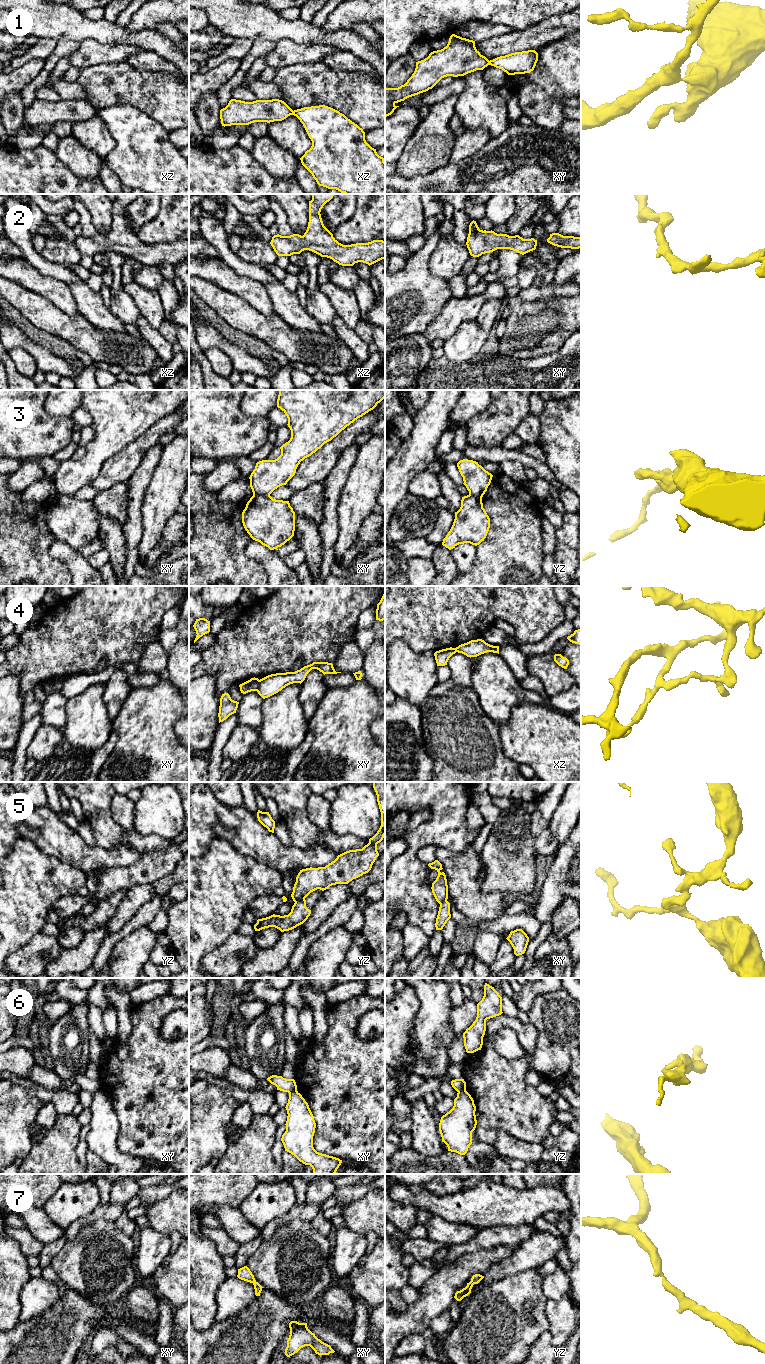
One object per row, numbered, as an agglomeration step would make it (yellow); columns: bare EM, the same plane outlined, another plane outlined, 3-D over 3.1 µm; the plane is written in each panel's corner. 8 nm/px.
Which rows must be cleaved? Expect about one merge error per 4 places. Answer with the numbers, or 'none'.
1, 3, 4, 5, 6

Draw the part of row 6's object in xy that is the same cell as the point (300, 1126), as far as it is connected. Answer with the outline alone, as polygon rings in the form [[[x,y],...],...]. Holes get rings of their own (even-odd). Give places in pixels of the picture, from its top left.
[[[297,1090],[289,1093],[285,1108],[288,1116],[286,1131],[281,1138],[285,1151],[294,1155],[303,1164],[310,1165],[314,1174],[335,1174],[342,1160],[314,1149],[314,1116],[308,1103]]]

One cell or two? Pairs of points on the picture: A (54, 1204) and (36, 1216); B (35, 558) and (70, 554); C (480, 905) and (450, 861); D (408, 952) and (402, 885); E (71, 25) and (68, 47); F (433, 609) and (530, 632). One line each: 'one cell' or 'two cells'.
A: two cells
B: two cells
C: one cell
D: two cells
E: two cells
F: one cell

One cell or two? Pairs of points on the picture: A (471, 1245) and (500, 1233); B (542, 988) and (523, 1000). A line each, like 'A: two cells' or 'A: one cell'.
A: one cell
B: one cell

